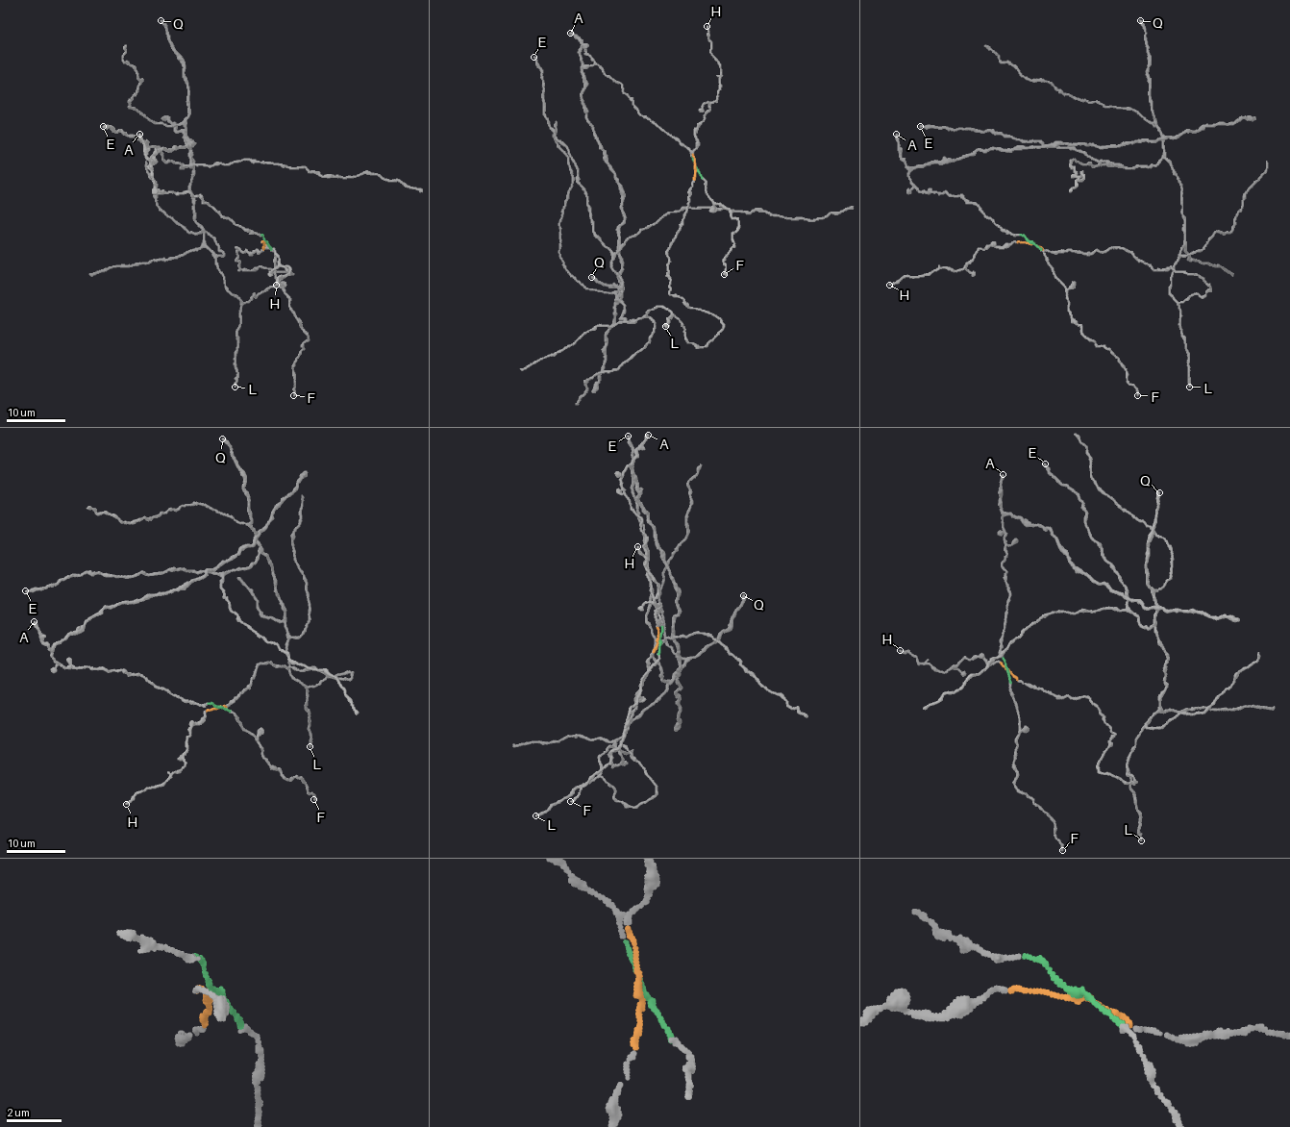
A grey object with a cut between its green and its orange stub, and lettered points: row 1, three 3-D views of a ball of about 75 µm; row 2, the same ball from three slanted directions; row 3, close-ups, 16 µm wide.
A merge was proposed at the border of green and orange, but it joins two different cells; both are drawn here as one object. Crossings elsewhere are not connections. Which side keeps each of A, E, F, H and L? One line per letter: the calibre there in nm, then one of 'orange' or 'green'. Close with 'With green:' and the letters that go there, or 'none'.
A: calibre 300 nm; green
E: calibre 190 nm; orange
F: calibre 150 nm; green
H: calibre 140 nm; orange
L: calibre 240 nm; orange
With green: A, F

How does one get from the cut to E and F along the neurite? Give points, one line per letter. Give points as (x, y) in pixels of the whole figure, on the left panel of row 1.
E: (265, 242), (236, 248), (238, 270), (291, 273), (244, 303), (195, 221), (191, 158), (181, 168), (103, 127)
F: (265, 242), (274, 252), (275, 279), (283, 287), (288, 298), (288, 307), (308, 335), (293, 369), (293, 395)

